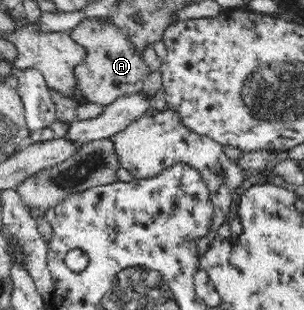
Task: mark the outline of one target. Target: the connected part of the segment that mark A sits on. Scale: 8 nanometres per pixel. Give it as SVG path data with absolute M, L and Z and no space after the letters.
M84 16L69 32L72 40L86 49L86 56L74 66L76 95L82 95L85 102L108 106L121 96L143 90L151 69L146 65L142 53L137 52L130 39L108 17Z

